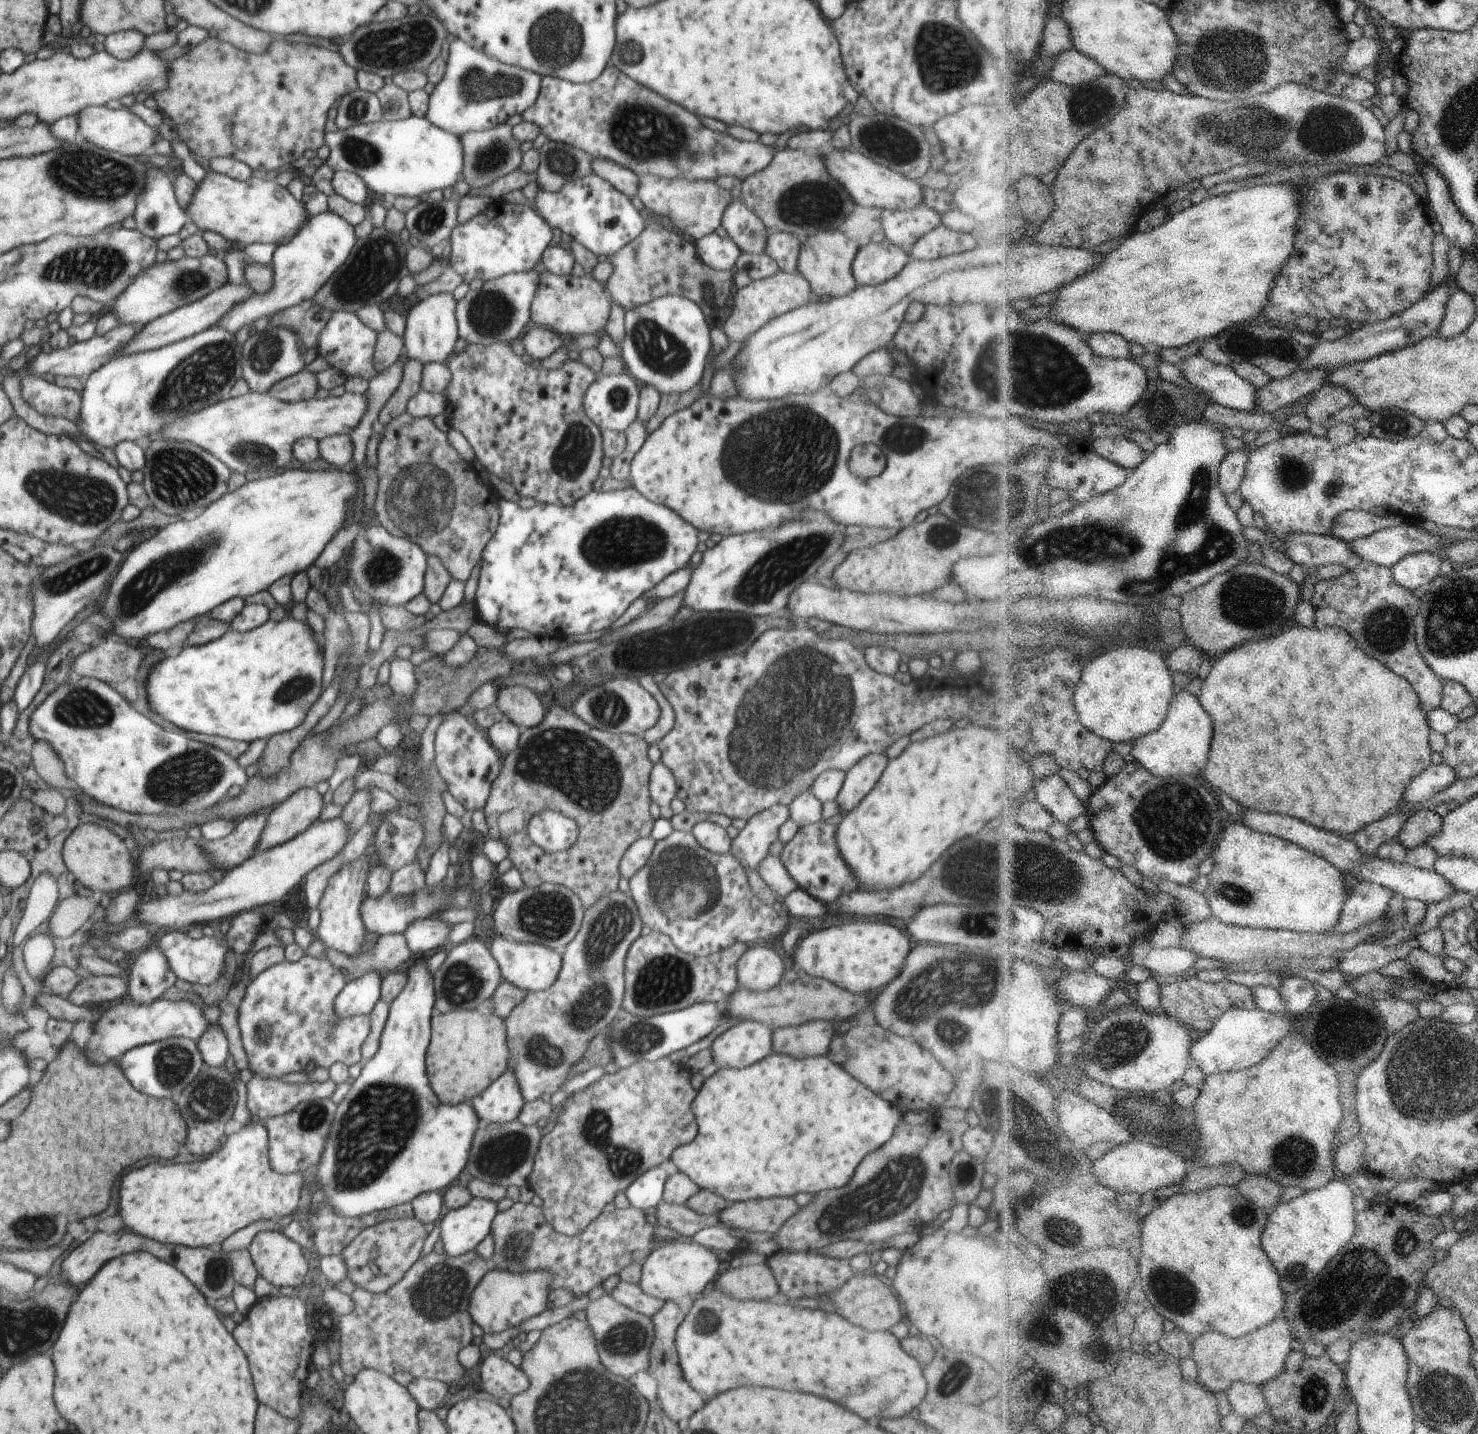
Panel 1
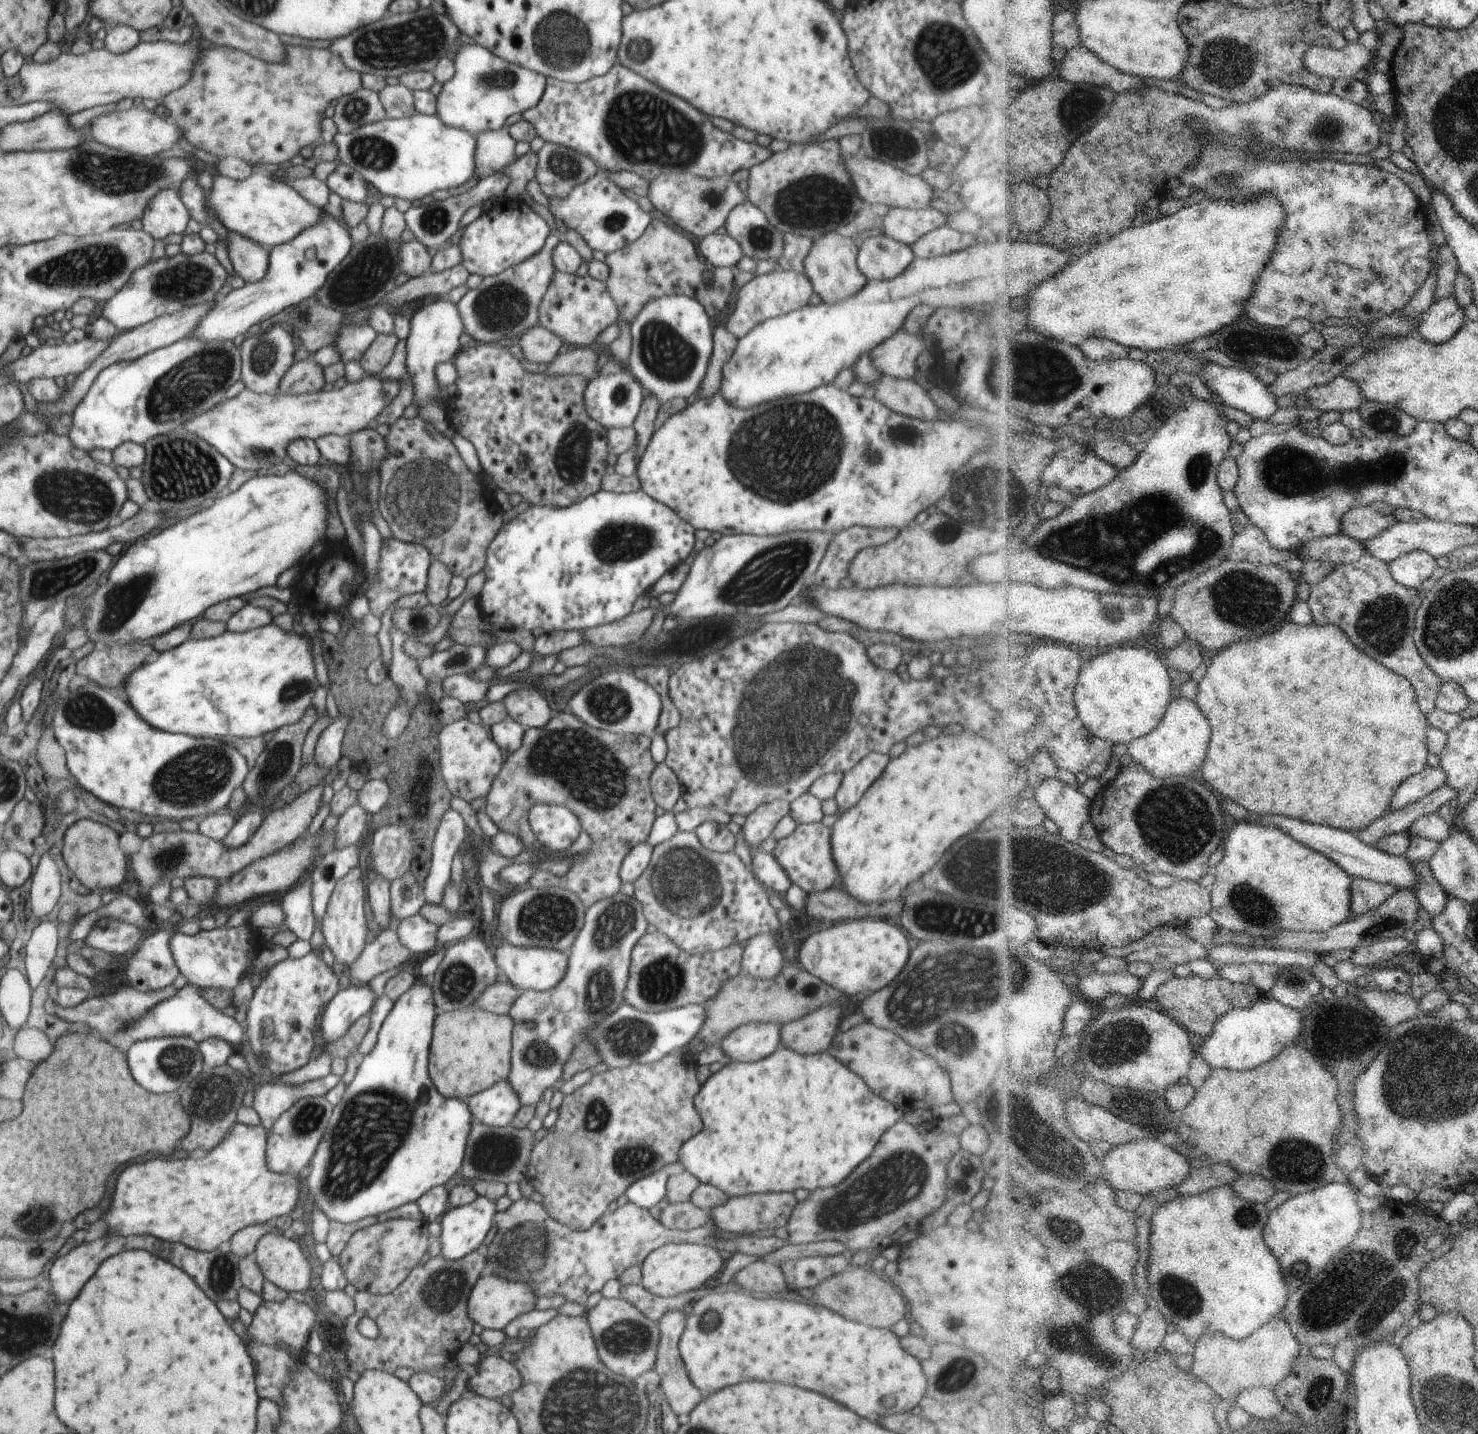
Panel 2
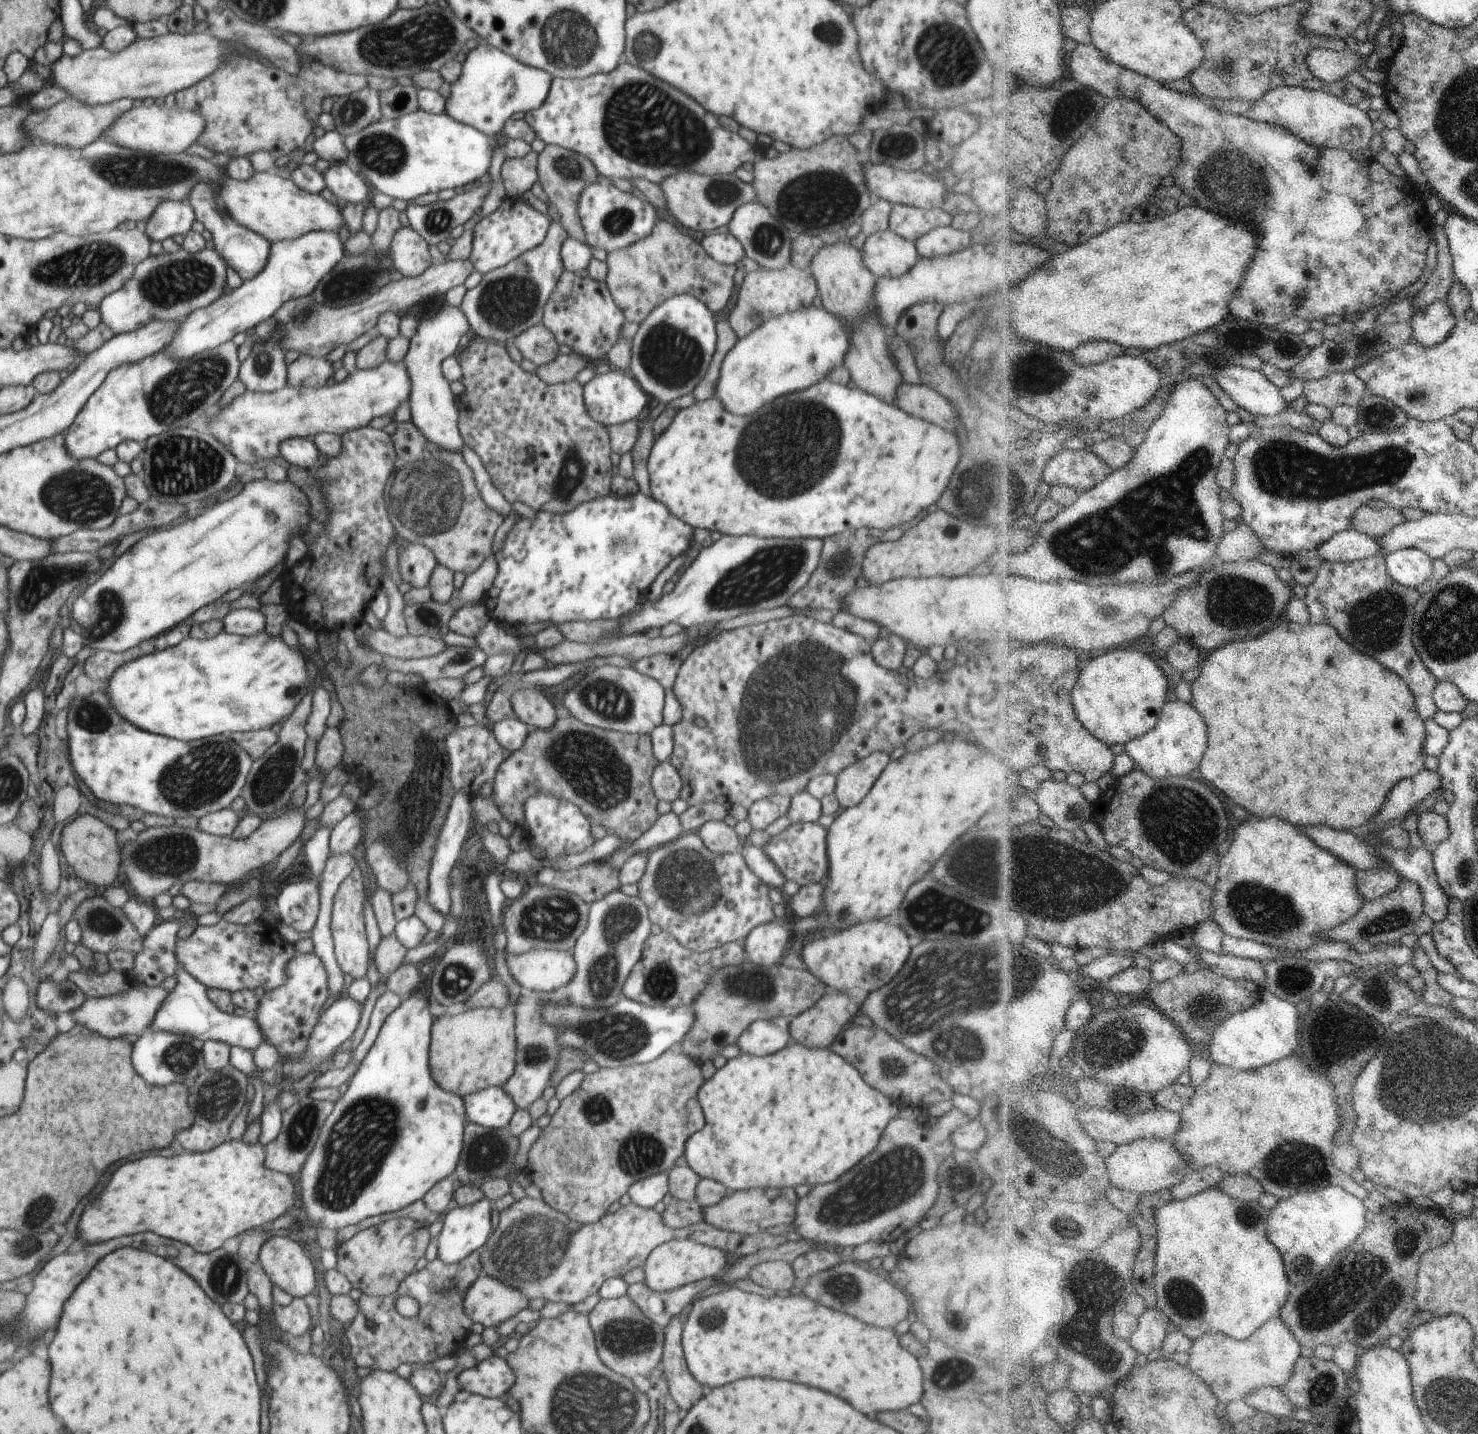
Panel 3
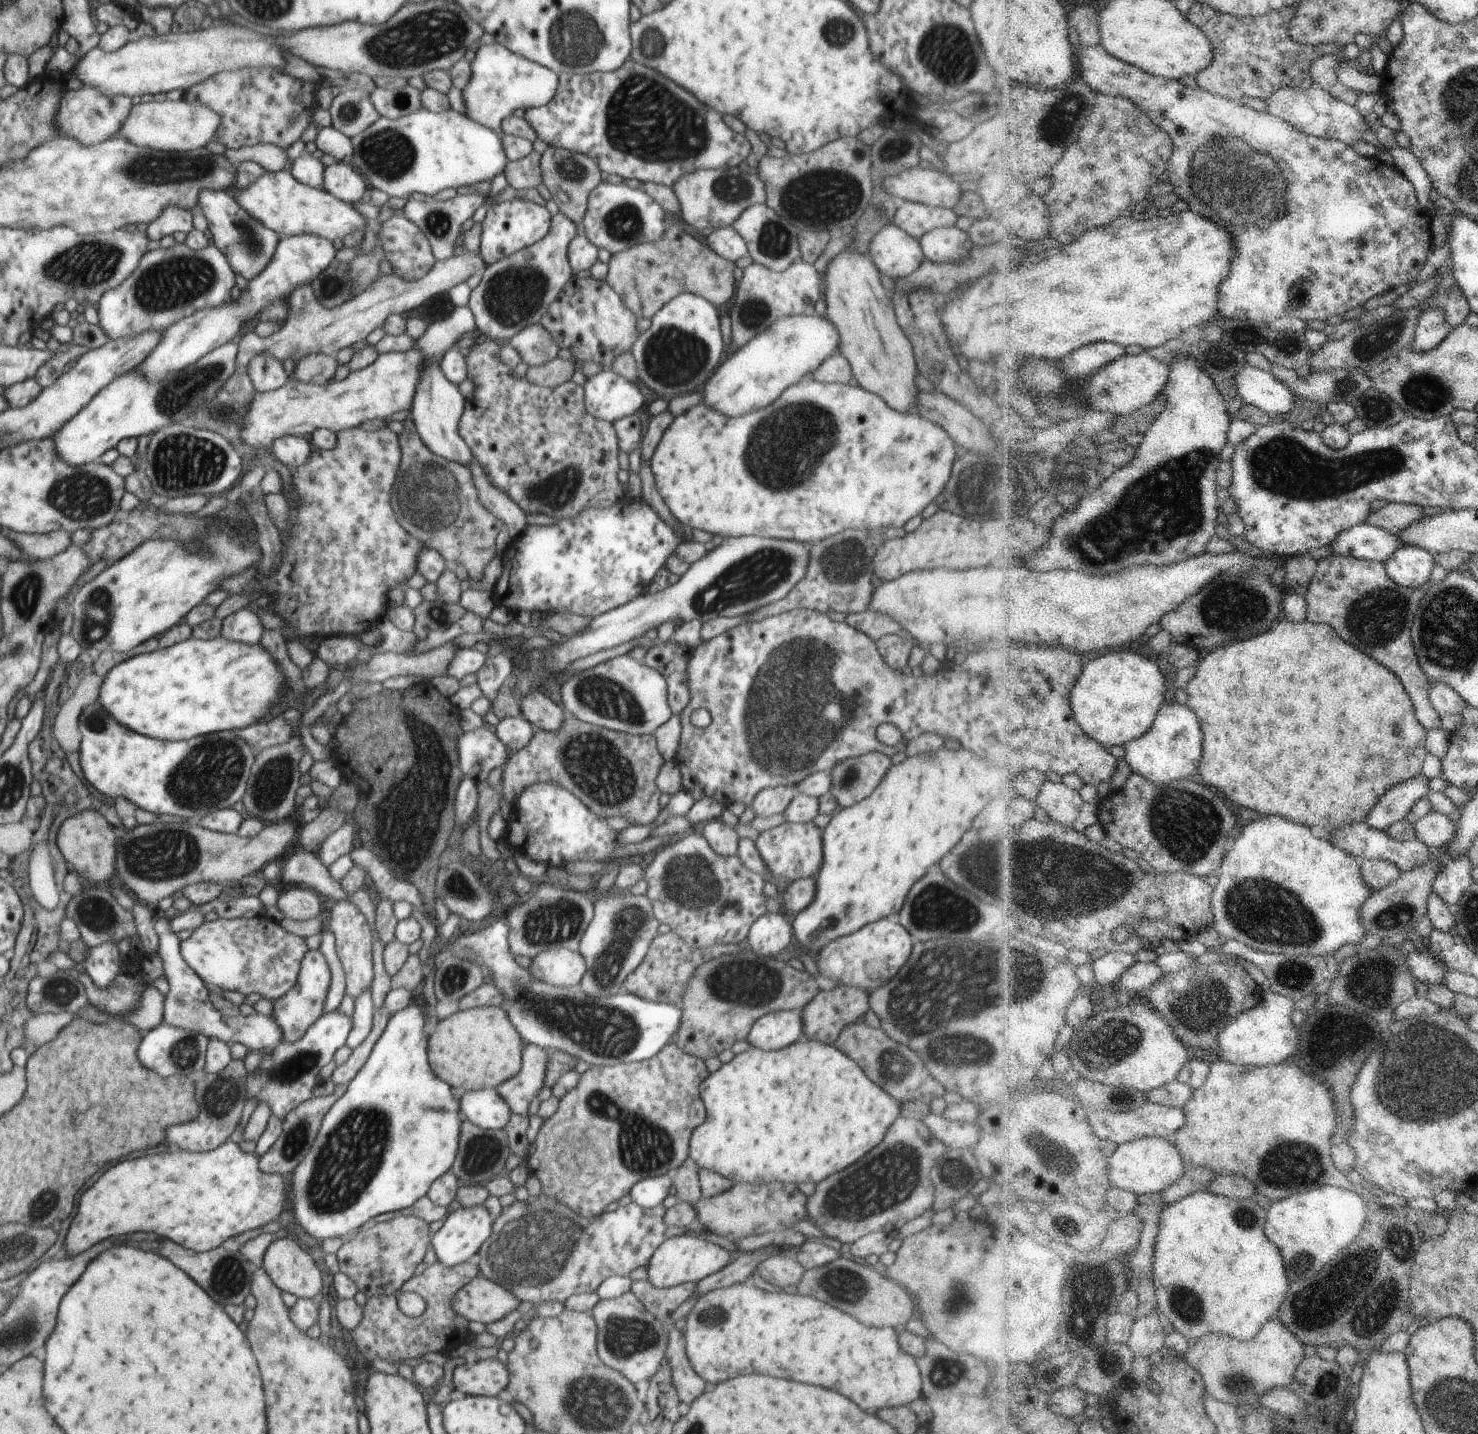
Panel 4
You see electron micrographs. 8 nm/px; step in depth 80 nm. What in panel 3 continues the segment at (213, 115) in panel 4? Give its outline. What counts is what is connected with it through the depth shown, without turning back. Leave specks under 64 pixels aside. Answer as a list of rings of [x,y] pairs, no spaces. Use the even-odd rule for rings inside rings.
[[[156,104],[151,106],[136,106],[132,107],[128,112],[121,114],[114,122],[112,127],[108,127],[102,134],[102,138],[106,138],[118,146],[125,149],[137,150],[140,152],[152,153],[155,155],[169,155],[172,153],[182,153],[191,144],[196,142],[204,132],[205,122],[203,117],[199,113],[181,109],[177,105],[172,108],[166,108],[162,106],[159,108]]]

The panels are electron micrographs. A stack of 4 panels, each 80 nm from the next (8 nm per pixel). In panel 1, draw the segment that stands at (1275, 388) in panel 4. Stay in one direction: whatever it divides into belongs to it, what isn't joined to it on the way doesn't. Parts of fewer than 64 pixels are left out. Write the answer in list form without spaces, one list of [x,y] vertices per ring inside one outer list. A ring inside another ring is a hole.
[[[1200,354],[1178,366],[1194,387],[1208,394],[1216,403],[1244,412],[1258,412],[1259,388],[1242,378],[1230,364],[1215,364]]]

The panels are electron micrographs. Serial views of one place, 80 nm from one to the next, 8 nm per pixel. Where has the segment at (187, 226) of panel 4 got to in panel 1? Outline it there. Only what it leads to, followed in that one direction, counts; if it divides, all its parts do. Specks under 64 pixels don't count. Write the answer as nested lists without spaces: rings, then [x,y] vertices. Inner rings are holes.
[[[150,165],[147,168],[143,191],[139,192],[139,198],[135,200],[133,217],[136,222],[135,229],[155,241],[159,241],[166,235],[178,235],[182,226],[189,221],[187,212],[179,204],[173,184],[170,183],[162,167]]]

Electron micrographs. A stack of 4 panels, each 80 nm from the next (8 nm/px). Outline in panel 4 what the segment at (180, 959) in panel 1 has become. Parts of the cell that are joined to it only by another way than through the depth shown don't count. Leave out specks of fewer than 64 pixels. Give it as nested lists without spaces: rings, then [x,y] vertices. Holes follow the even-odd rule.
[[[260,915],[251,919],[217,919],[204,921],[192,931],[188,939],[180,941],[180,952],[186,964],[210,988],[218,986],[222,990],[234,990],[242,994],[260,994],[271,1001],[281,997],[296,984],[297,974],[301,967],[302,957],[309,948],[302,937],[287,932],[277,921]]]

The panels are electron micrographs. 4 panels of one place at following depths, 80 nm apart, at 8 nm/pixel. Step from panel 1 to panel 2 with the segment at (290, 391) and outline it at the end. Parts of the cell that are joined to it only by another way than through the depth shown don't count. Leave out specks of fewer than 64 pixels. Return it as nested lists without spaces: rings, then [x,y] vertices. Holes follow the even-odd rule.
[[[311,358],[296,361],[285,373],[280,381],[277,392],[289,395],[317,393],[322,391],[325,384],[324,369]]]

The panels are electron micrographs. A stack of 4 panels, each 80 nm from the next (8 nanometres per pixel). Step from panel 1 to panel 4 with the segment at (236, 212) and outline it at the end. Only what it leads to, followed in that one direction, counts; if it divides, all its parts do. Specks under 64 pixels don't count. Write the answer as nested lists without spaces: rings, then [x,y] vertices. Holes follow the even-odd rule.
[[[288,168],[273,173],[265,172],[241,189],[234,184],[230,192],[248,216],[281,237],[311,234],[323,236],[328,240],[343,239],[356,229],[360,229],[364,234],[364,226],[368,222],[350,206],[350,203],[325,192],[324,188],[309,187],[297,181]]]

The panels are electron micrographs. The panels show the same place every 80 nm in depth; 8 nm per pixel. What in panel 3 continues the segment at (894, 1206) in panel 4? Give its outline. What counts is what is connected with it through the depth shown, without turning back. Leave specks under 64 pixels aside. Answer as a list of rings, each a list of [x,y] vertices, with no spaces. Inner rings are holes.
[[[955,1113],[938,1118],[937,1123],[931,1127],[916,1119],[894,1117],[884,1129],[880,1144],[870,1156],[866,1156],[840,1180],[811,1187],[811,1191],[805,1197],[799,1198],[795,1208],[795,1219],[792,1222],[796,1232],[803,1239],[824,1242],[831,1247],[857,1247],[868,1241],[886,1242],[887,1245],[898,1242],[907,1229],[918,1224],[921,1218],[927,1215],[940,1193],[937,1178],[939,1166],[944,1159],[956,1152],[951,1136],[960,1127]]]

